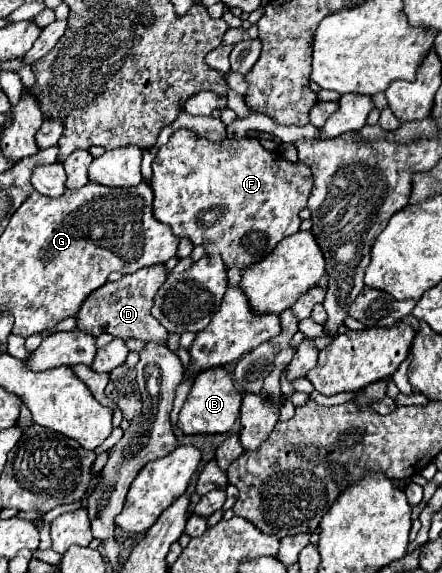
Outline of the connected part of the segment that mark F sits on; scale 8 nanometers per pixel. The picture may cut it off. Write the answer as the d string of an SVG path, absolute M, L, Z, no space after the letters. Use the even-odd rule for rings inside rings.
M176 130L168 144L160 146L156 160L152 162L150 186L154 192L152 212L156 220L168 224L178 238L188 238L194 246L202 244L206 254L220 254L226 268L244 268L272 252L284 236L298 232L302 222L298 212L306 208L312 176L310 168L306 168L302 162L292 164L280 154L274 156L272 152L264 150L258 138L226 138L222 142L210 142L192 130Z

